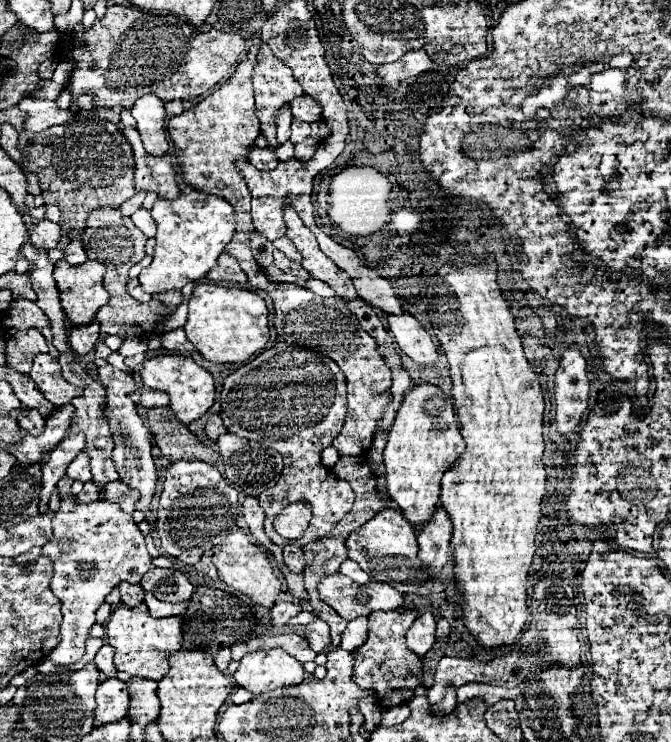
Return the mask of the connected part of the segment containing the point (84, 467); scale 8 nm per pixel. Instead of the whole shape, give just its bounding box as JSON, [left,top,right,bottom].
[67,452,91,482]

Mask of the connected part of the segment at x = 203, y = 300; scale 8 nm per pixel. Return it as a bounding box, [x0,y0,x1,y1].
[185,284,269,362]

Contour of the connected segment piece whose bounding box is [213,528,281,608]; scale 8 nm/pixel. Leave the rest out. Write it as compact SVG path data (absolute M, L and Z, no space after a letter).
M239 528L239 530L231 530L223 544L215 546L215 552L213 552L213 564L217 566L219 570L219 576L225 584L233 586L235 590L243 592L245 596L249 596L255 604L259 606L265 606L265 608L271 608L281 592L281 582L277 580L277 576L273 574L273 568L271 568L271 562L269 562L269 556L259 548L255 546L249 536Z

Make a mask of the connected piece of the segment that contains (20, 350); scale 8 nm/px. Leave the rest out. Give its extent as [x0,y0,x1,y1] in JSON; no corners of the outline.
[5,328,49,374]

